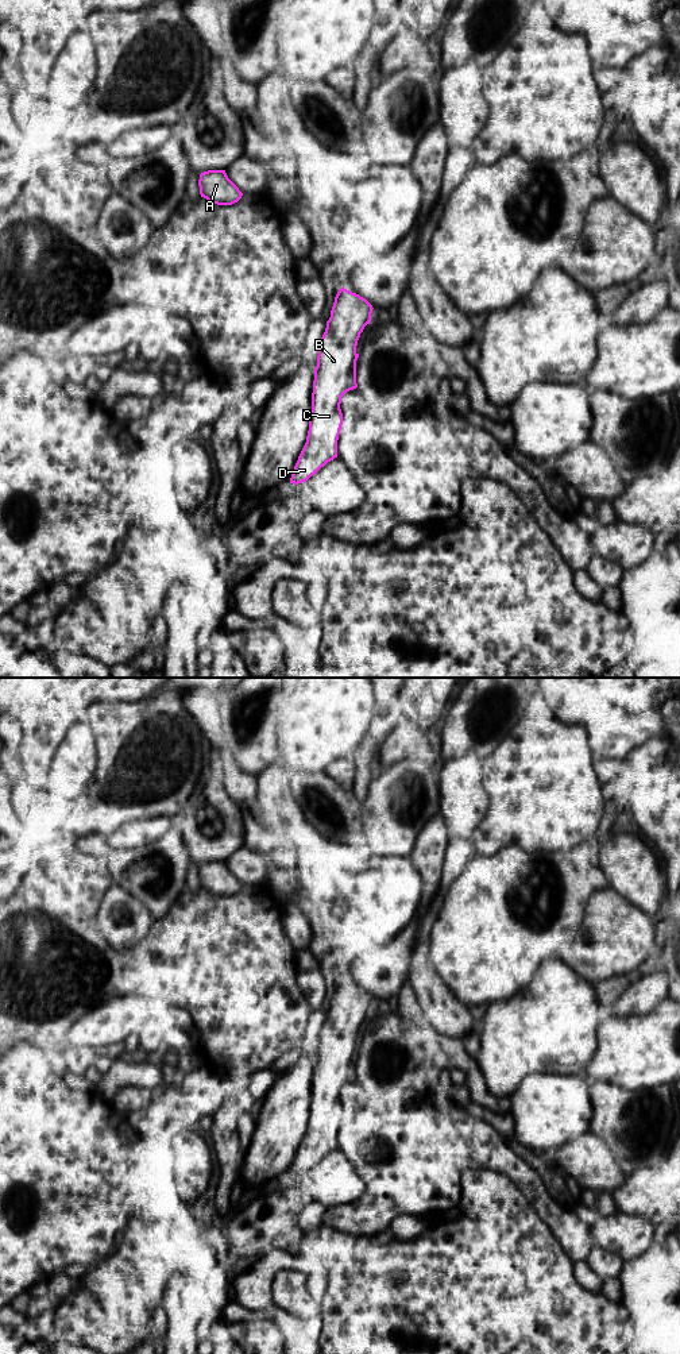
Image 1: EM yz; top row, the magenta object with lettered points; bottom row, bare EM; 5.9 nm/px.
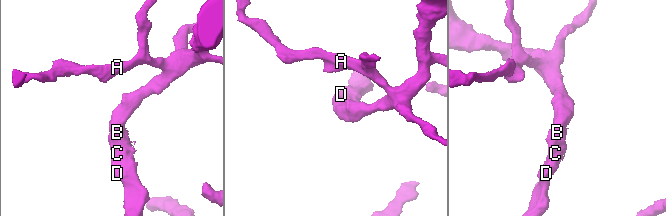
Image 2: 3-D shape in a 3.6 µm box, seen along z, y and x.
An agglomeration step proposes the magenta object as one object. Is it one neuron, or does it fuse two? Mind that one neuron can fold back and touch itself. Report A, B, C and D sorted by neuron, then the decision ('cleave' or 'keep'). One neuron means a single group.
groups A B C D; keep

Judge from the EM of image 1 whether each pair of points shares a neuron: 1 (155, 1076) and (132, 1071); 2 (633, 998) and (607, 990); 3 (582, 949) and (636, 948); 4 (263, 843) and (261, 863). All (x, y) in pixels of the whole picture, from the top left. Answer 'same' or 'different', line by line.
1: same
2: different
3: same
4: different

